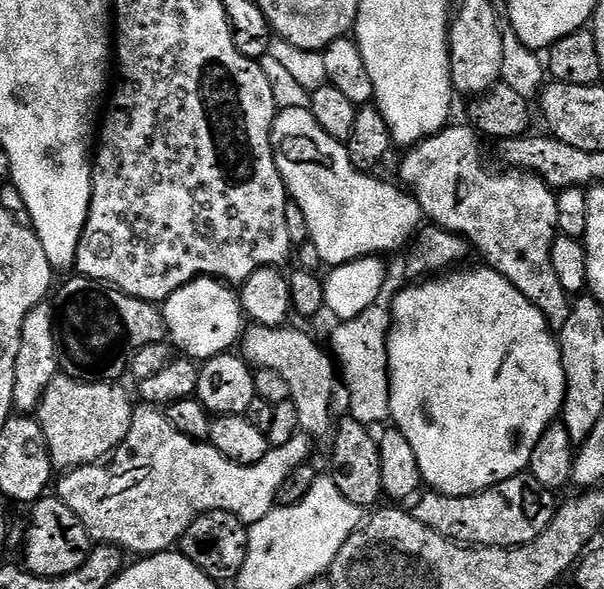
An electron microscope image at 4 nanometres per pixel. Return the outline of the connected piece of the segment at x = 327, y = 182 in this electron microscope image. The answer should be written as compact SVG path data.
M311 107L277 111L272 149L291 203L302 210L310 240L318 246L325 265L352 263L364 256L403 249L421 227L422 213L415 195L357 168L347 147L322 130Z

